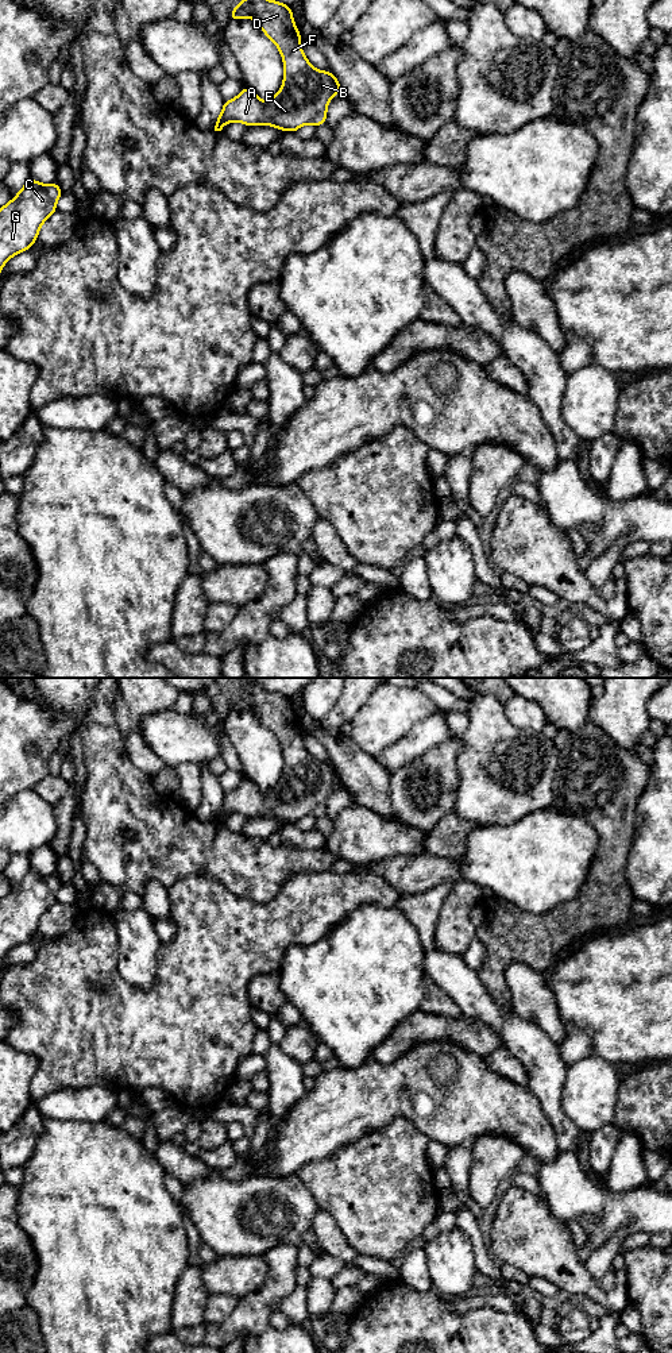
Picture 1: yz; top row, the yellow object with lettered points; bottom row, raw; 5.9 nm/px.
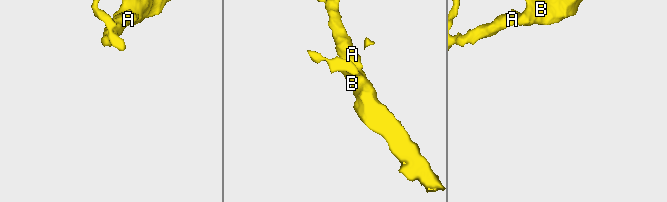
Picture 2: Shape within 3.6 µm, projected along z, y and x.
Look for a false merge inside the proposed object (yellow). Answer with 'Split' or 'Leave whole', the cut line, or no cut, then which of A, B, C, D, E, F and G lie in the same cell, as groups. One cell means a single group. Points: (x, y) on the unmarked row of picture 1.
Leave whole. No split. Groups: A B C D E F G

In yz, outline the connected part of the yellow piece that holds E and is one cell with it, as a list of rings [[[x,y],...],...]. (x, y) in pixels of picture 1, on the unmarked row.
[[[251,685],[229,706],[231,713],[244,709],[254,710],[278,739],[285,768],[278,785],[267,793],[243,778],[233,791],[224,793],[215,822],[231,813],[266,816],[293,825],[305,816],[325,816],[329,791],[343,783],[332,763],[317,762],[305,748],[291,698]]]

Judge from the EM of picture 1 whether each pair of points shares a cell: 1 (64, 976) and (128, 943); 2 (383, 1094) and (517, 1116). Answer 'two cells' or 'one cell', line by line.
1: two cells
2: one cell

